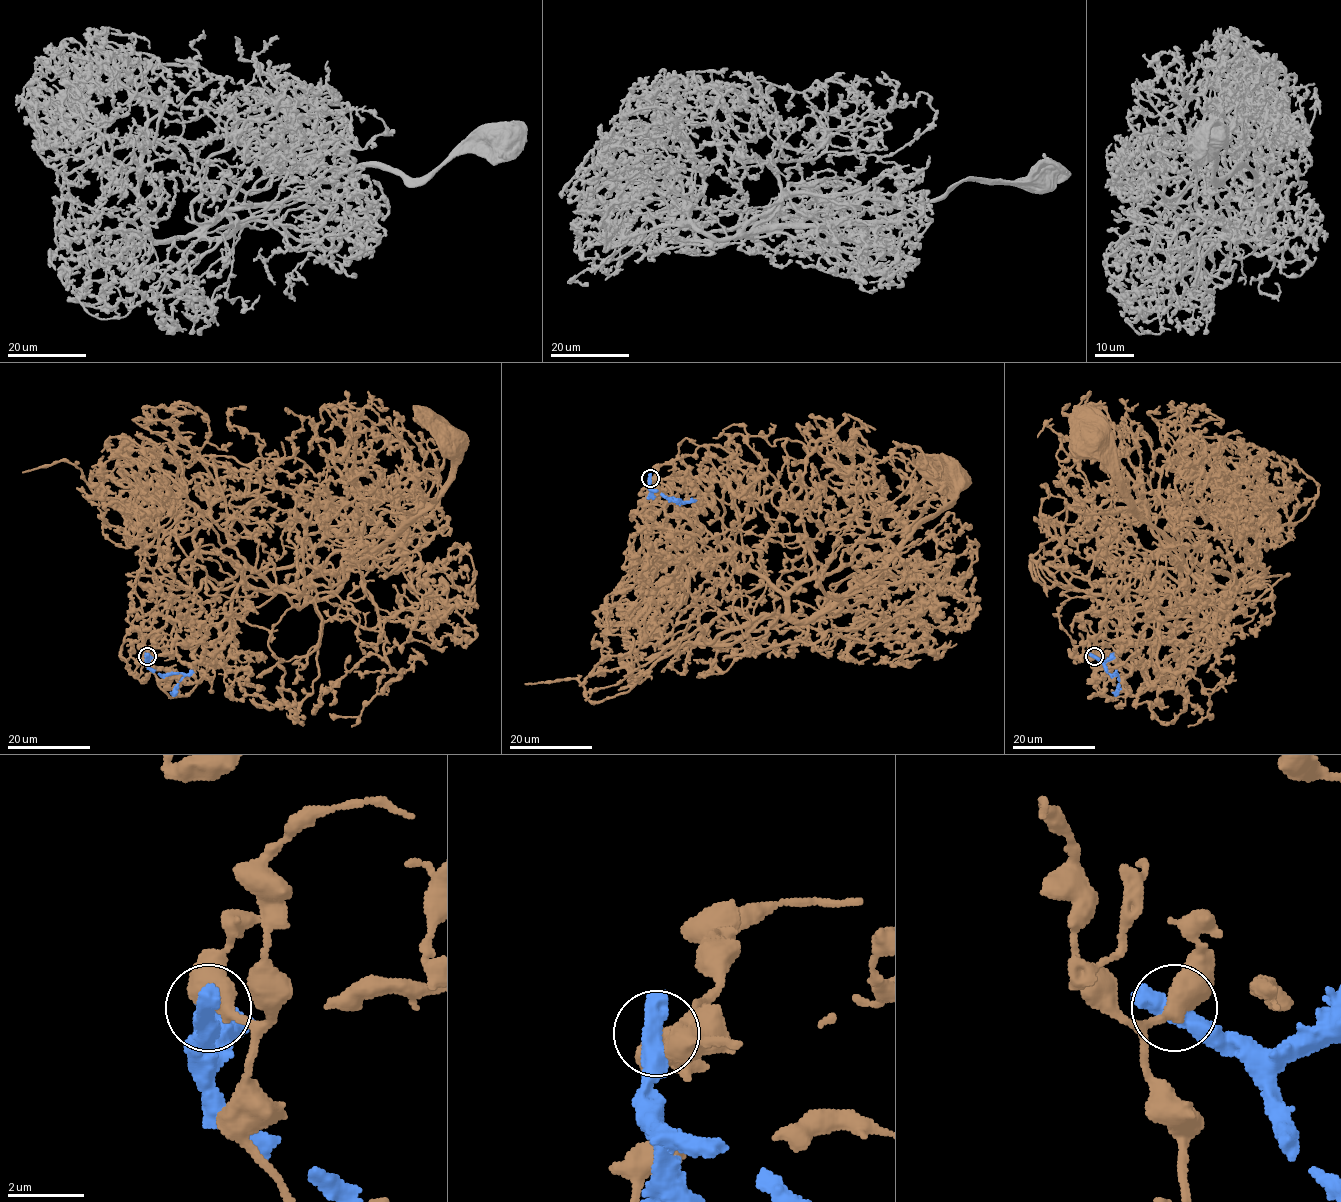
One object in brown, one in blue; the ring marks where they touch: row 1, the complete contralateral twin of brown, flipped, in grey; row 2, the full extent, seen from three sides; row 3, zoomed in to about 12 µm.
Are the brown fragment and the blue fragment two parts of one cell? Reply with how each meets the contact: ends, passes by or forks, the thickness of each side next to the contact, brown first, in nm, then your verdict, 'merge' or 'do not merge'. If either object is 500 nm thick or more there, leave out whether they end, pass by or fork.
calibres 500 and 650 nm; do not merge

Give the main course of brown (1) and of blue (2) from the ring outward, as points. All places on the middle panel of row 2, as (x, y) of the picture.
1: (649, 478), (705, 542), (727, 540), (734, 569), (758, 572), (808, 619), (954, 498), (953, 473)
2: (649, 478), (649, 487), (686, 503), (679, 503), (672, 497)

